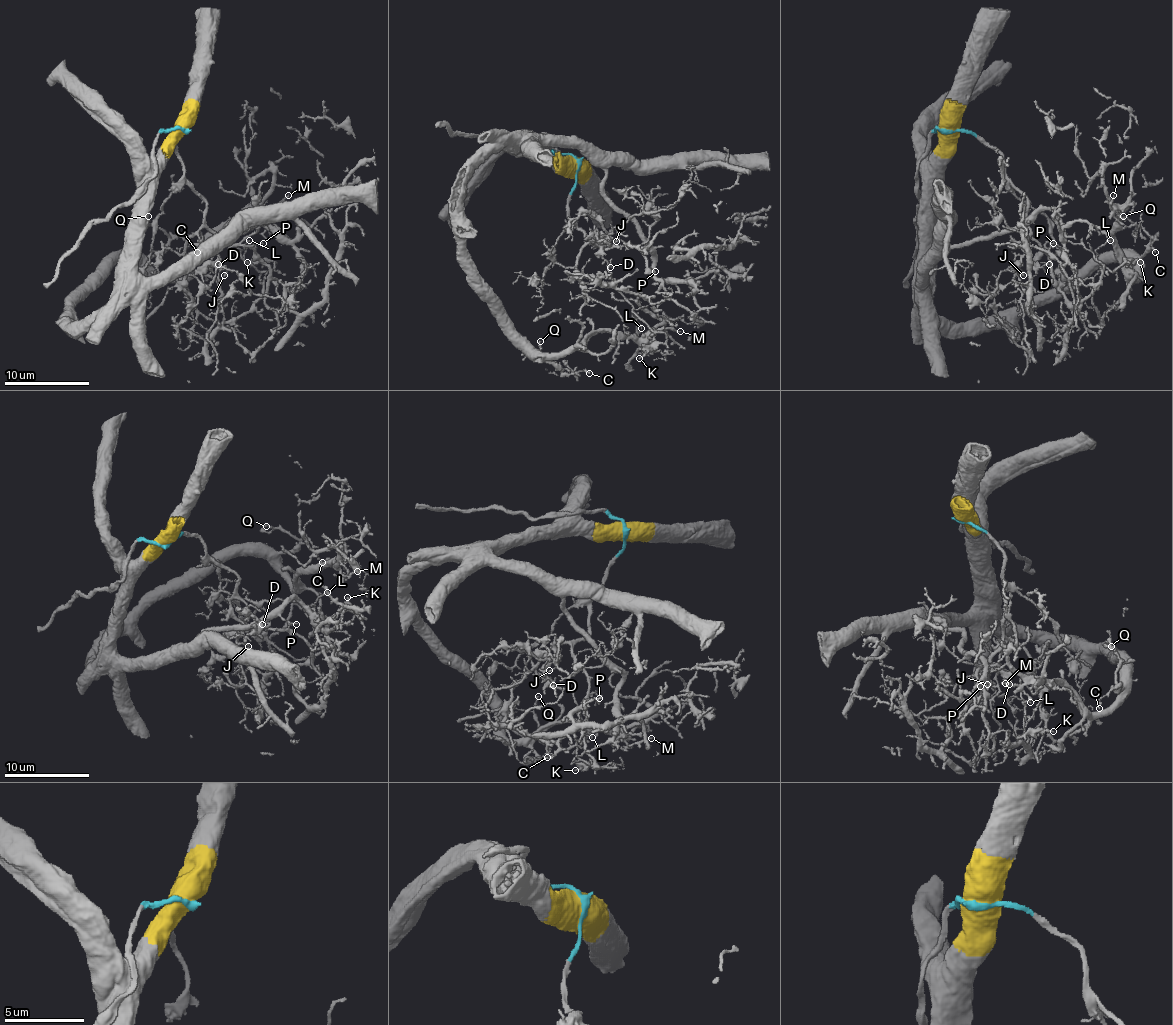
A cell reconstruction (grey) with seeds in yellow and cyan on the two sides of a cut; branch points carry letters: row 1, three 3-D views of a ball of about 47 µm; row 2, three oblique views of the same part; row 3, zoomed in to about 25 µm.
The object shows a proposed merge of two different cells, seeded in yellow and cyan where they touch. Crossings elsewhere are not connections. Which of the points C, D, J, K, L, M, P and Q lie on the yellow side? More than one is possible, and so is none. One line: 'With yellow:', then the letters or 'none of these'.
With yellow: C, M, Q

